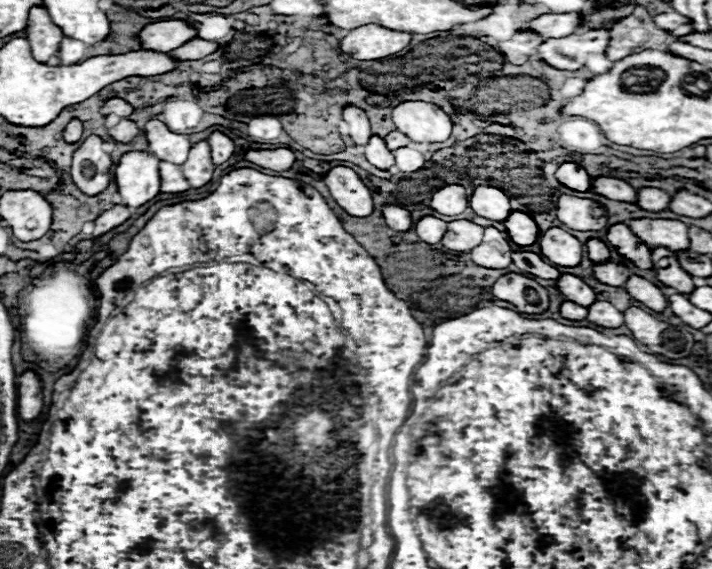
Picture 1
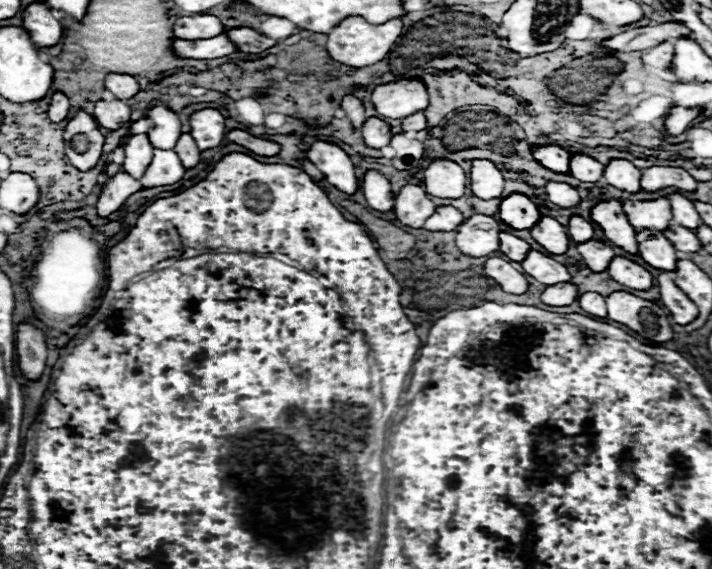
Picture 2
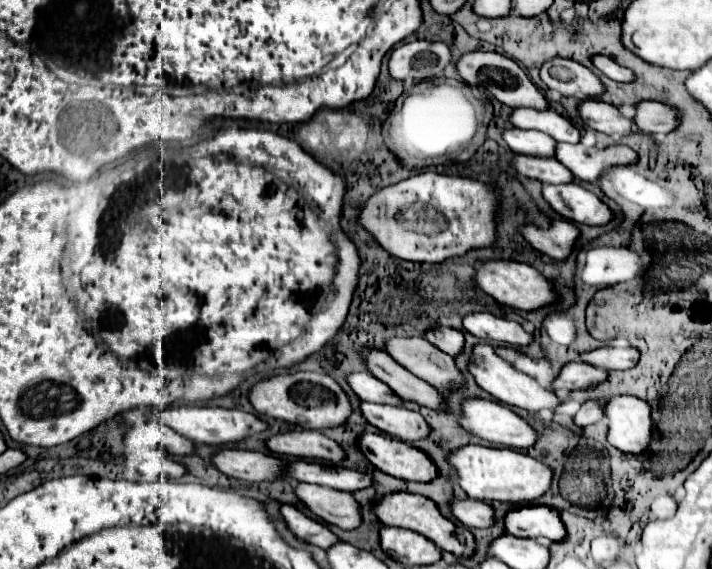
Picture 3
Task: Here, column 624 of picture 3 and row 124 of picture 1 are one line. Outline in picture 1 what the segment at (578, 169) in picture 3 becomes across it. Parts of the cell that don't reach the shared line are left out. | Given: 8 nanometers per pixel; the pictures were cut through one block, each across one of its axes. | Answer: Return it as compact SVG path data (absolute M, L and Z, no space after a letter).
M160 120L146 122L144 132L150 144L150 152L158 156L158 160L166 160L178 166L188 160L188 152L192 148L192 144L188 142L188 136L168 130L168 126Z

